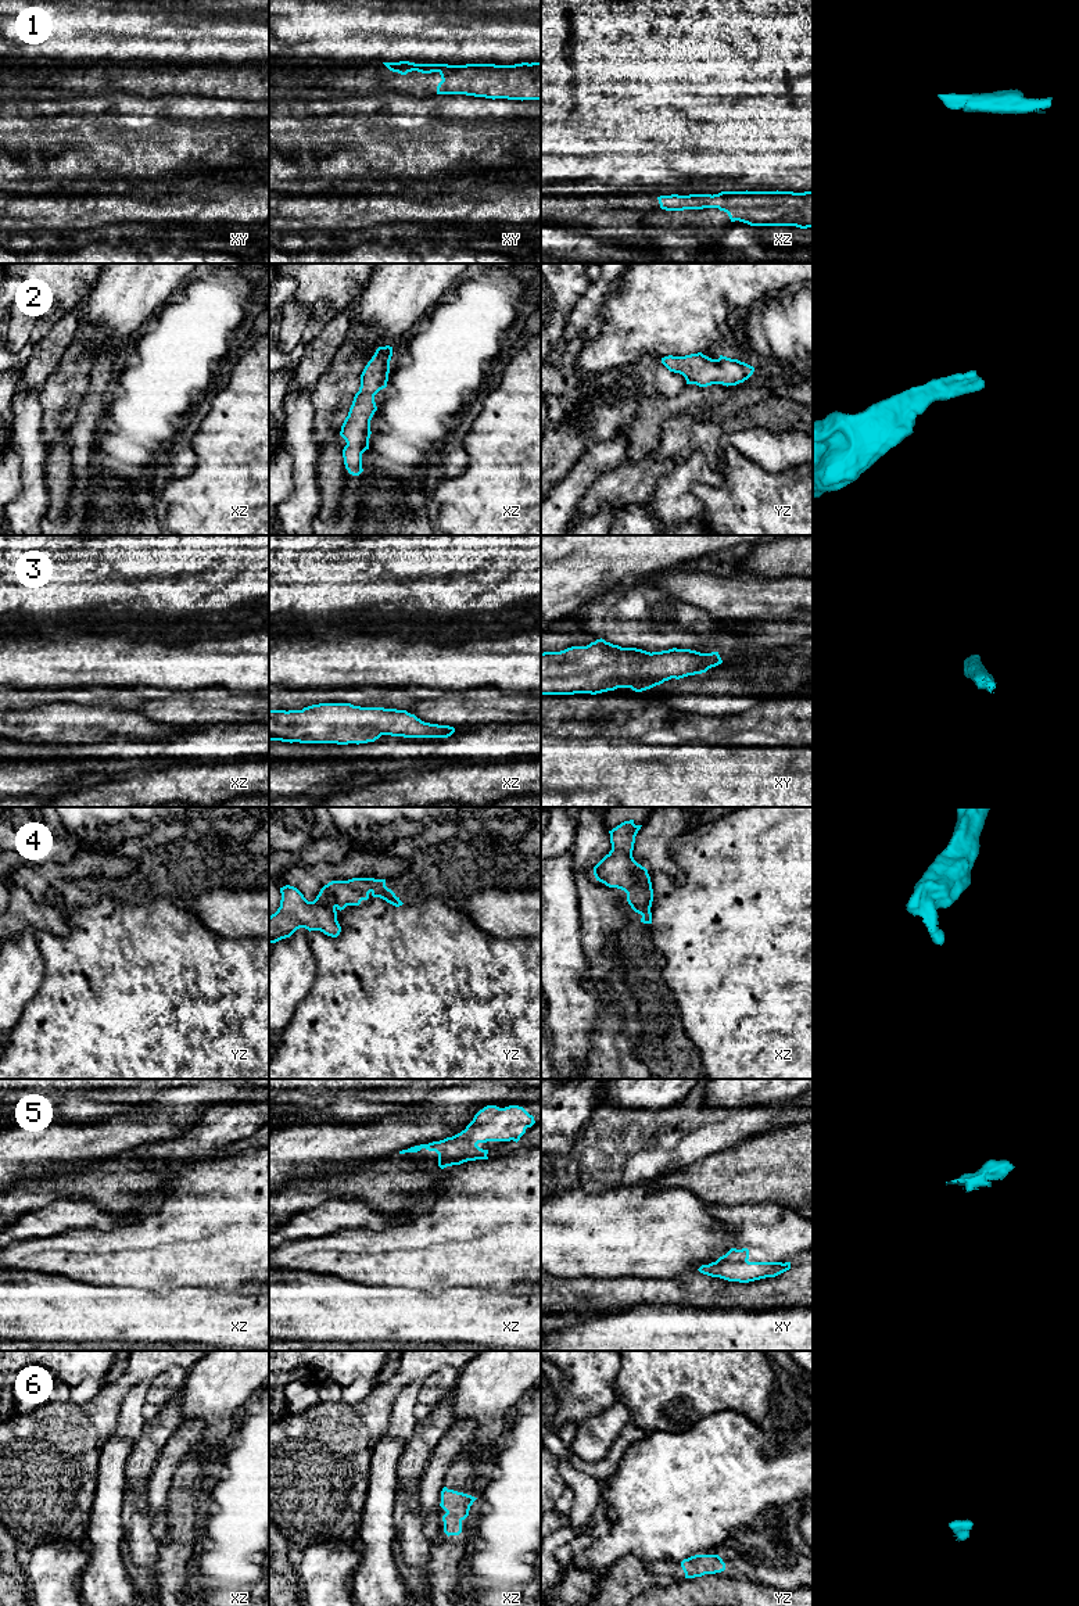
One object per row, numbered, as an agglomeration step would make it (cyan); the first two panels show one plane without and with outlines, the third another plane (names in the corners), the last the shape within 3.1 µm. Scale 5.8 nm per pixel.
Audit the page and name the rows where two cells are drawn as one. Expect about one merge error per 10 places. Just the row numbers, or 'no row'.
no row

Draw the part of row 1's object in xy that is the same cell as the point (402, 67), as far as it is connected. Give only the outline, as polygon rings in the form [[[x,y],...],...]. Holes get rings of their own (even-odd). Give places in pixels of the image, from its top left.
[[[409,61],[383,62],[390,71],[406,75],[417,71],[422,74],[438,72],[441,82],[437,86],[437,94],[466,94],[485,98],[508,98],[508,100],[541,100],[541,62],[521,62],[515,65],[495,64],[415,64]]]

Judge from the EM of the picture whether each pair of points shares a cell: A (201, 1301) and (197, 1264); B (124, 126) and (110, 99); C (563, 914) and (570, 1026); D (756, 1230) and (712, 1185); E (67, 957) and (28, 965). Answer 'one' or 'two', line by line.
A: two
B: two
C: one
D: two
E: two

